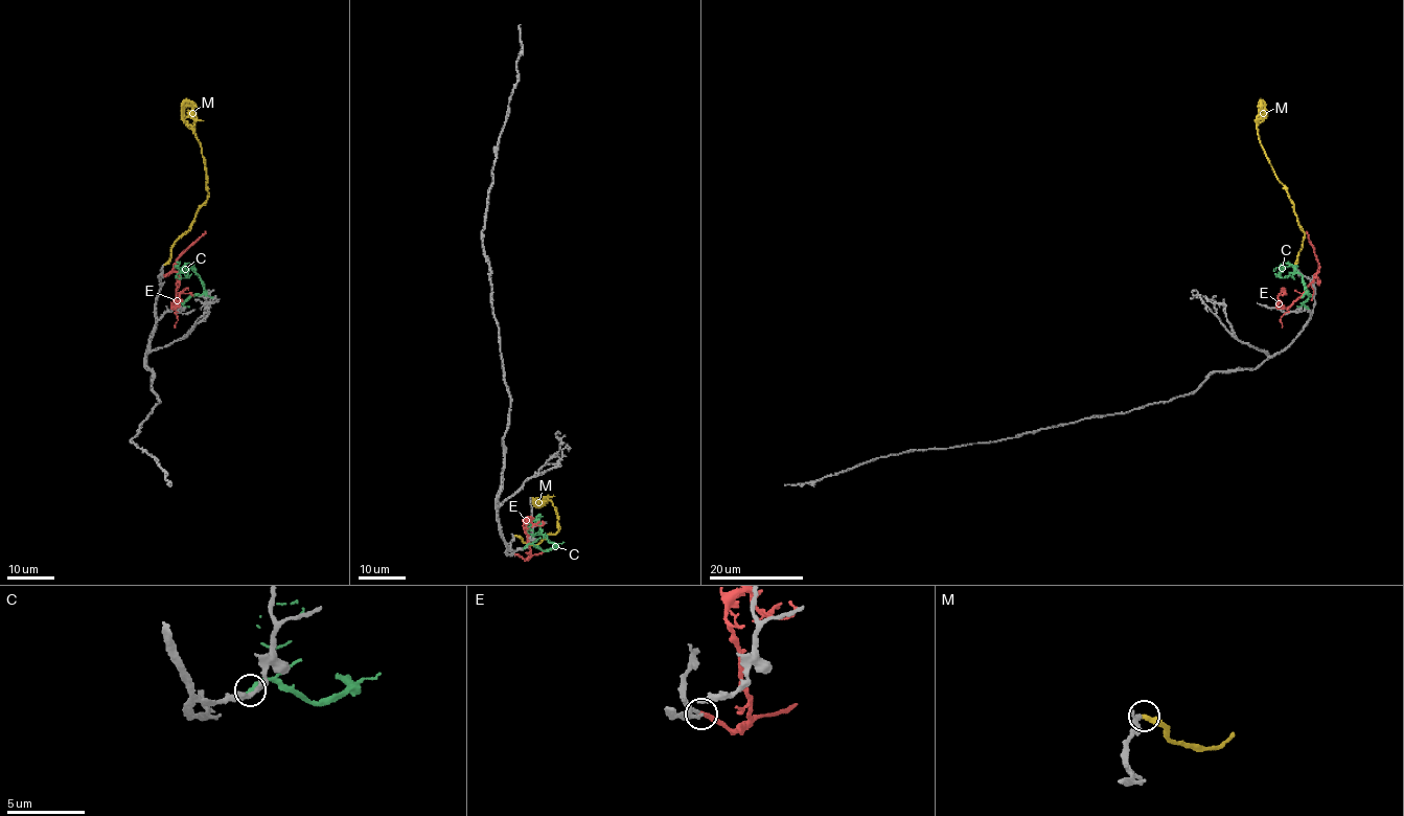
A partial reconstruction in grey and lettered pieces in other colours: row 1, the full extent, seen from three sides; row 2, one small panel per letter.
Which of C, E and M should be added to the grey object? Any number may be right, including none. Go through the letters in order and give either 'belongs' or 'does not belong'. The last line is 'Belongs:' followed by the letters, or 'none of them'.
C: does not belong
E: does not belong
M: does not belong
Belongs: none of them

